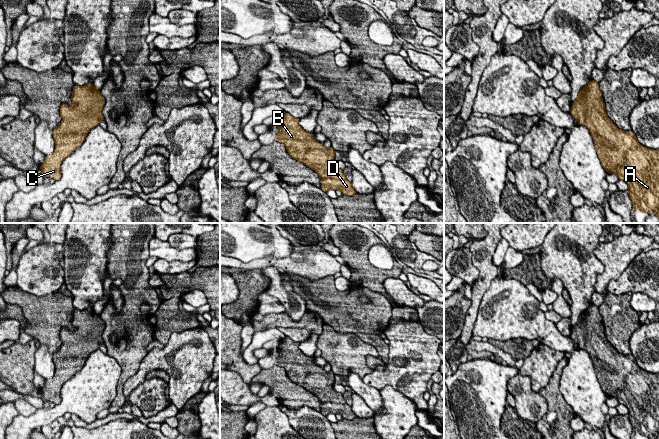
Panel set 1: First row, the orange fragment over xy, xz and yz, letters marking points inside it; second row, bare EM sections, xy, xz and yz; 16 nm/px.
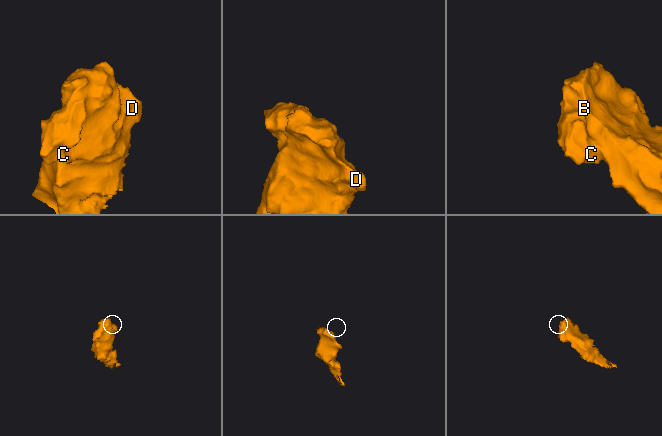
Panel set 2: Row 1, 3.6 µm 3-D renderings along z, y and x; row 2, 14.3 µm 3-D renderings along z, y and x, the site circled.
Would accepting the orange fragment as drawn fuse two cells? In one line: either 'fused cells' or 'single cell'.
single cell

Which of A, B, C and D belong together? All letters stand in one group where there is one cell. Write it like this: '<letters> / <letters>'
A B C D

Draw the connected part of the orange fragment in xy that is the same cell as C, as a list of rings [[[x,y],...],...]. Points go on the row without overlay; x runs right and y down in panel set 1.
[[[93,307],[73,311],[73,330],[60,330],[62,345],[52,354],[55,374],[52,379],[46,379],[40,393],[45,401],[61,403],[61,387],[84,366],[89,354],[105,344],[102,334],[105,323]]]

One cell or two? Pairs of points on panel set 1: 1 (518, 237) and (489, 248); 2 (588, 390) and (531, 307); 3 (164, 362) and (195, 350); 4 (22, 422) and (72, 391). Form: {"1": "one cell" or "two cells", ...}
{"1": "two cells", "2": "one cell", "3": "one cell", "4": "one cell"}

